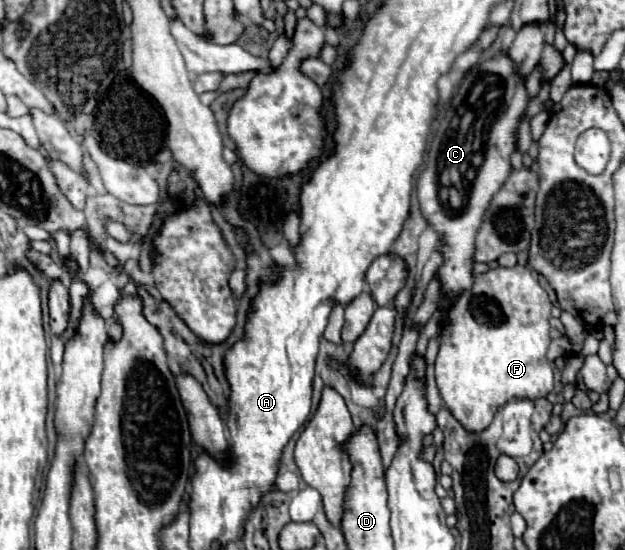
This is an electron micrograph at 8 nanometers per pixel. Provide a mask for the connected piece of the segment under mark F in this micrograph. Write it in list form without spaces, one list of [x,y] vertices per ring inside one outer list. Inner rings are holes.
[[[519,264],[513,268],[499,266],[495,270],[477,274],[473,286],[459,294],[439,334],[441,346],[435,362],[435,378],[443,402],[465,428],[481,432],[491,424],[495,412],[511,398],[519,396],[535,400],[553,390],[553,370],[547,360],[547,348],[551,342],[549,316],[551,300],[547,292],[541,288],[531,270]]]

